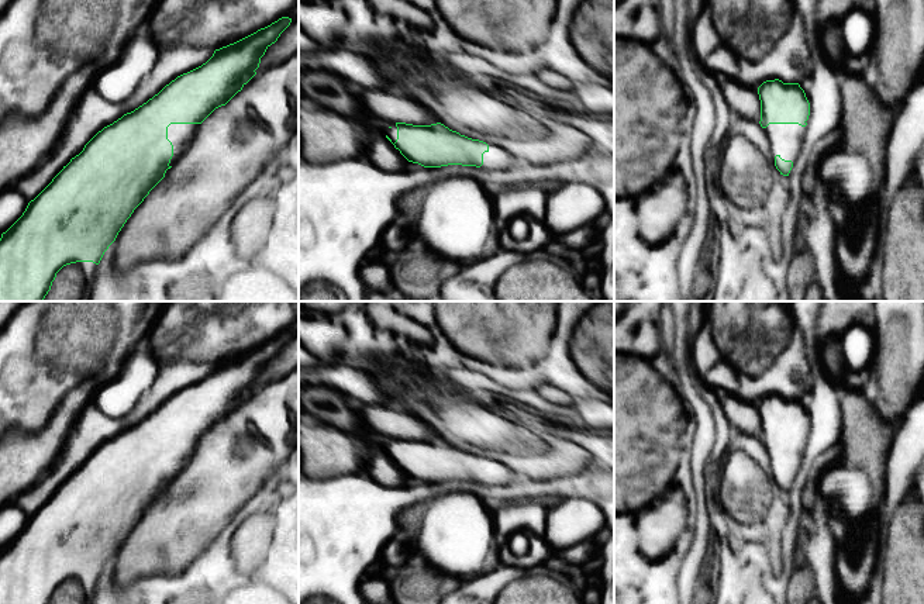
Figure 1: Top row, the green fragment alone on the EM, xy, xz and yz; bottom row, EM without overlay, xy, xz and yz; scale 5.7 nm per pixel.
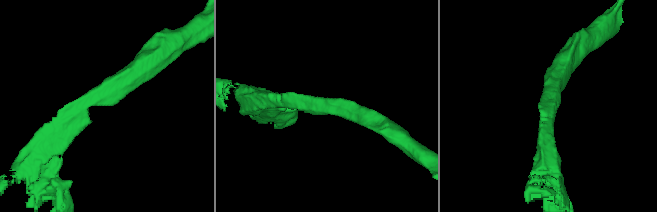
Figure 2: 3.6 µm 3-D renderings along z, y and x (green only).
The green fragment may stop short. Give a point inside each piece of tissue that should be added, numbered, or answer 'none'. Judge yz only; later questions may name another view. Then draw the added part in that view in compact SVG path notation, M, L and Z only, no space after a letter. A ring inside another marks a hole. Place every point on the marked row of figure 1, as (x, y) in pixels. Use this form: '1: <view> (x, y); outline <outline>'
1: yz (785, 140); outline M769 124L766 128L772 159L779 155L785 161L797 159L806 127L799 124Z

